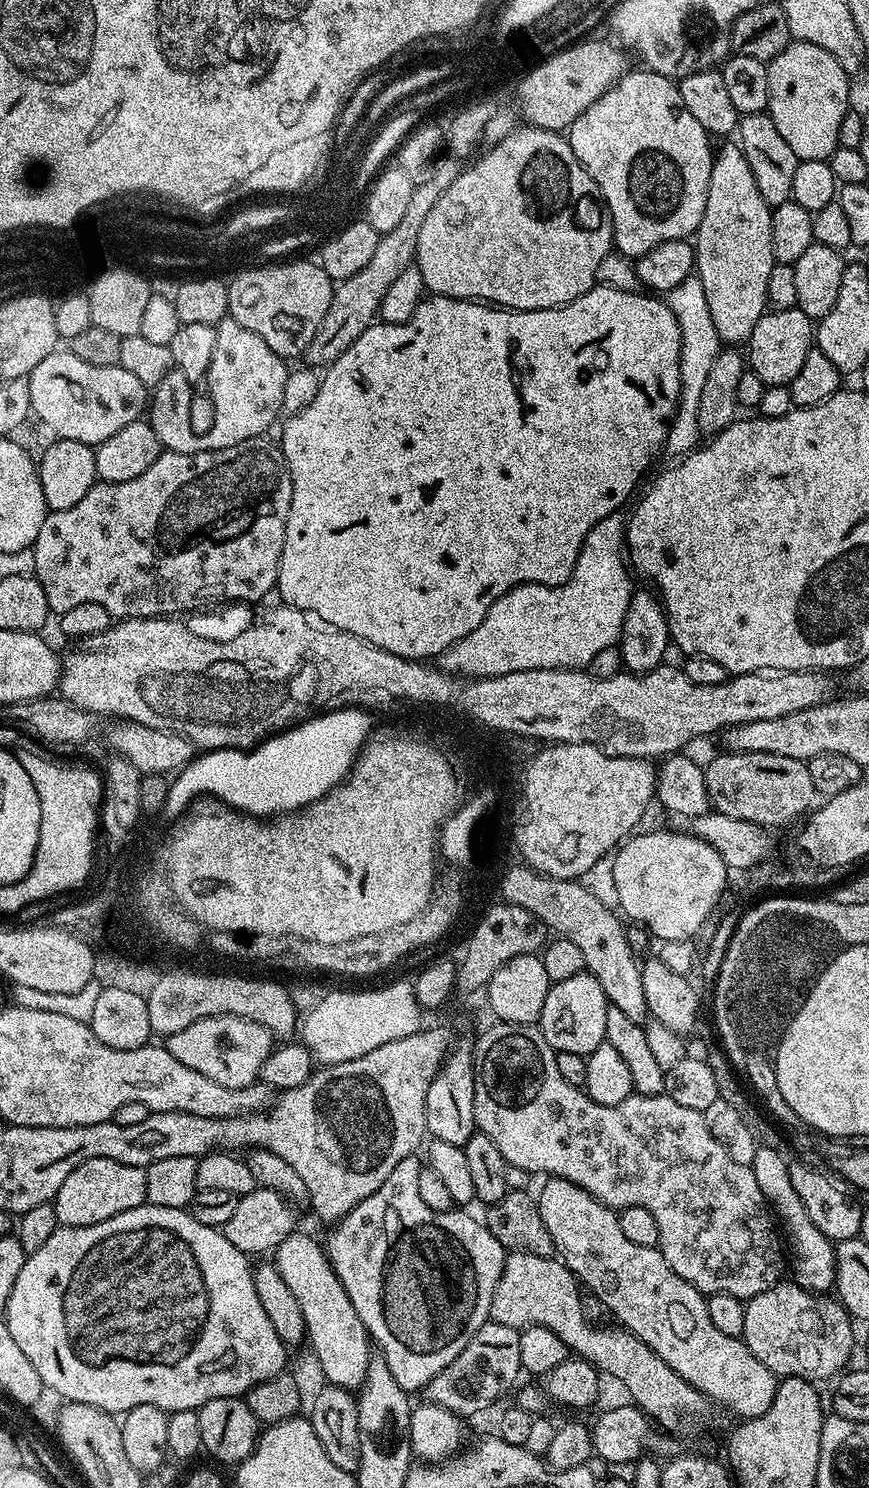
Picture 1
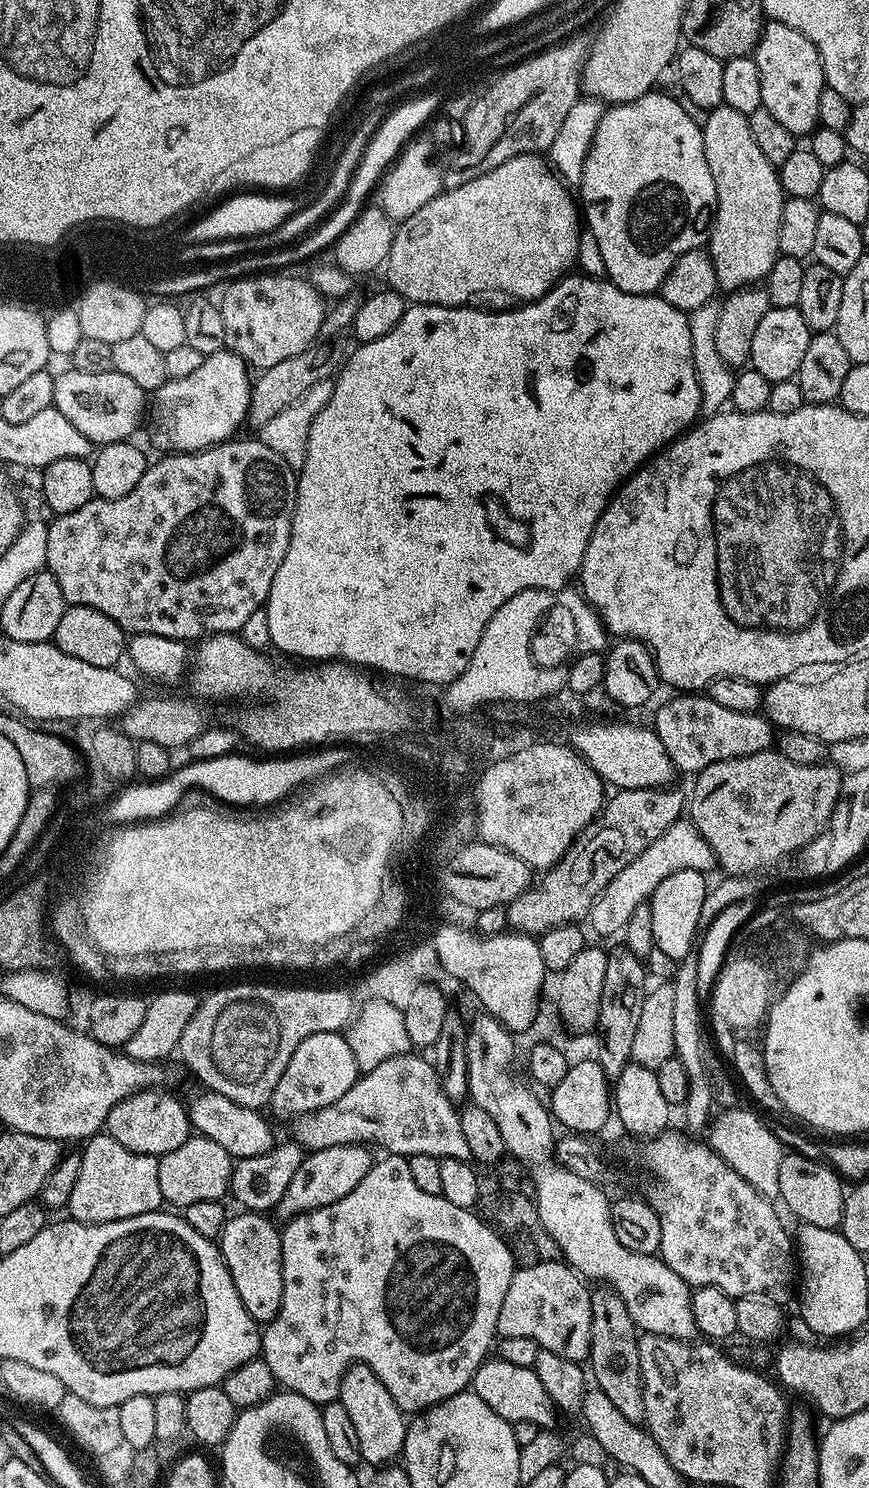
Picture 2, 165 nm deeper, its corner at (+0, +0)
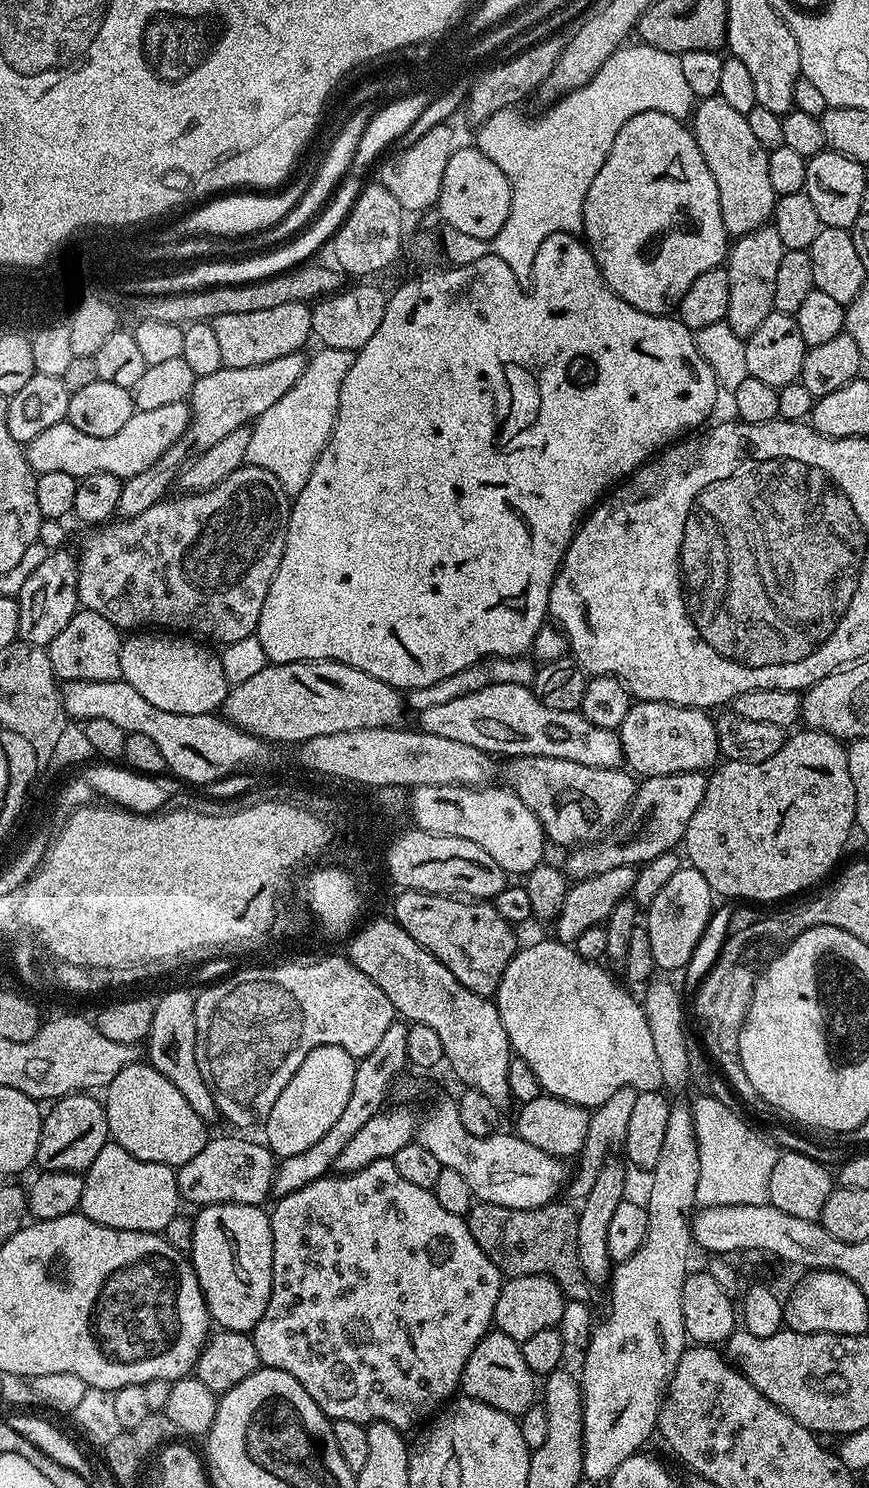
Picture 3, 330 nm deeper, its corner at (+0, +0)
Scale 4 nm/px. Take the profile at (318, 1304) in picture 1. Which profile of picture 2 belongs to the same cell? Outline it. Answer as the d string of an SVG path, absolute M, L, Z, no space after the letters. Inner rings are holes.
M355 1363L345 1370L340 1383L338 1403L346 1406L350 1419L354 1421L354 1431L358 1433L358 1450L361 1461L365 1465L368 1463L388 1466L395 1461L392 1460L395 1456L397 1459L403 1453L404 1439L408 1429L405 1413L401 1412L398 1402L390 1398L390 1390L382 1386L378 1374L374 1374L370 1366Z

